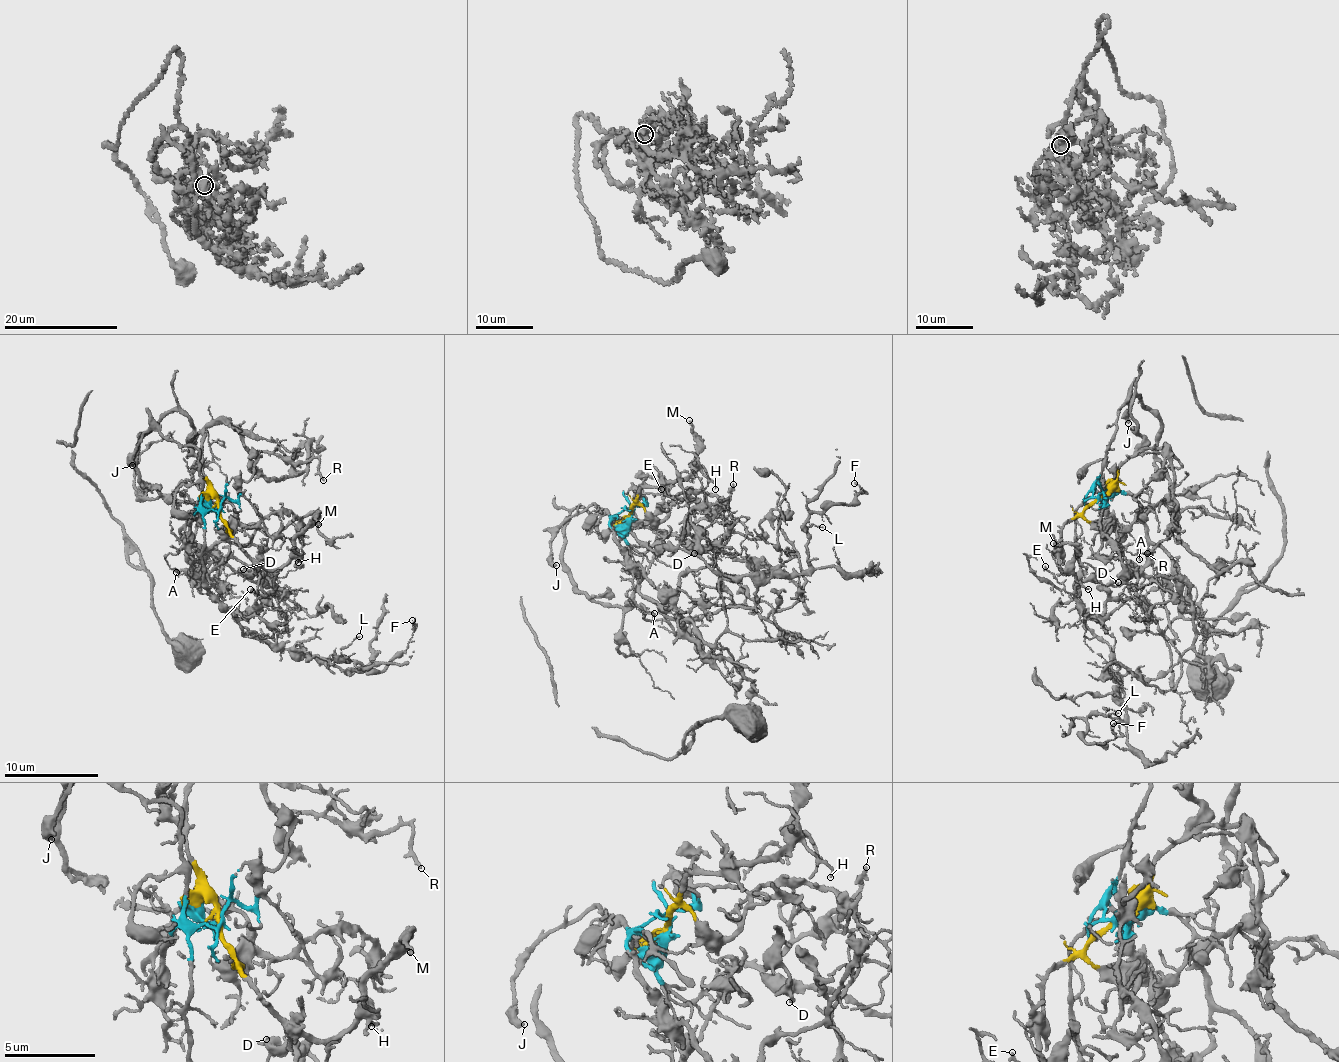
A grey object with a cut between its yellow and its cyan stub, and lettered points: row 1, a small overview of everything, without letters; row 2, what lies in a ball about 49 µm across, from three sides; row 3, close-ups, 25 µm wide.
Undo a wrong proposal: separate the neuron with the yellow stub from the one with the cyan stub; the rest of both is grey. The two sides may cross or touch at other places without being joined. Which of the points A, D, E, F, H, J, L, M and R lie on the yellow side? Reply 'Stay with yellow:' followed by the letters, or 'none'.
Stay with yellow: H, M, R

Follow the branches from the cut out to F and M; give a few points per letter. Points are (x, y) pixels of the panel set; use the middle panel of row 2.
F: (631, 513), (617, 516), (643, 547), (690, 551), (726, 576), (797, 574), (806, 522), (854, 503), (855, 482)
M: (631, 513), (637, 491), (680, 480), (691, 471), (688, 465), (695, 441), (689, 420)

